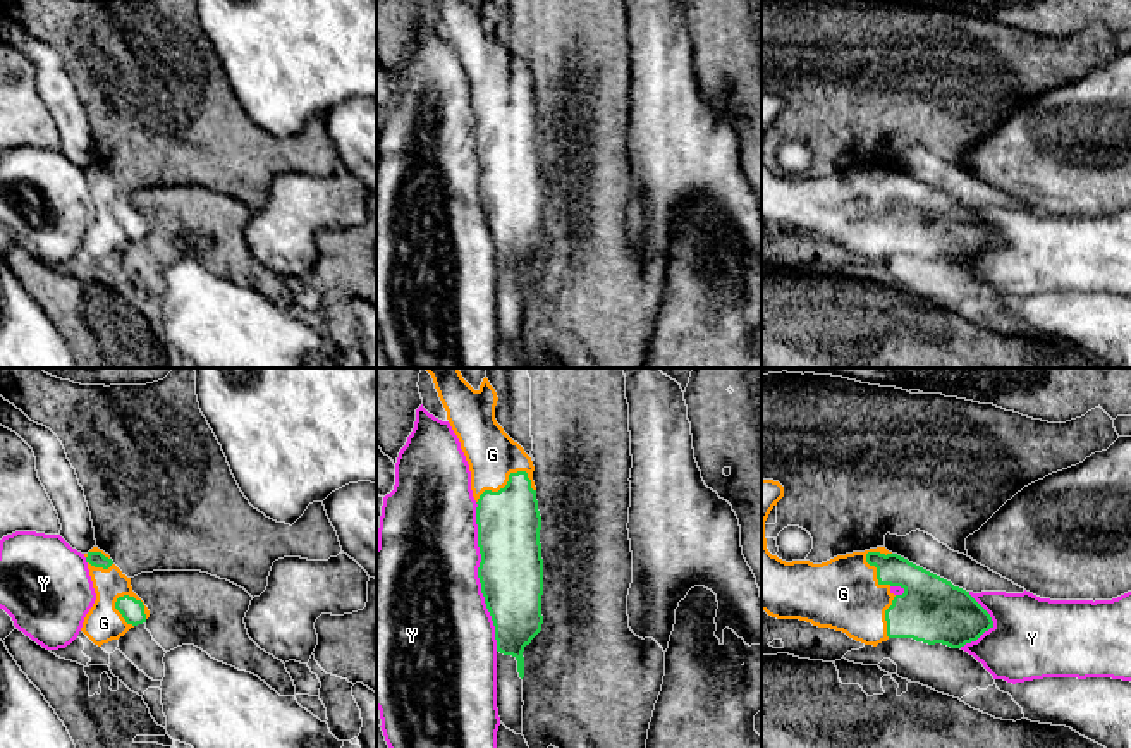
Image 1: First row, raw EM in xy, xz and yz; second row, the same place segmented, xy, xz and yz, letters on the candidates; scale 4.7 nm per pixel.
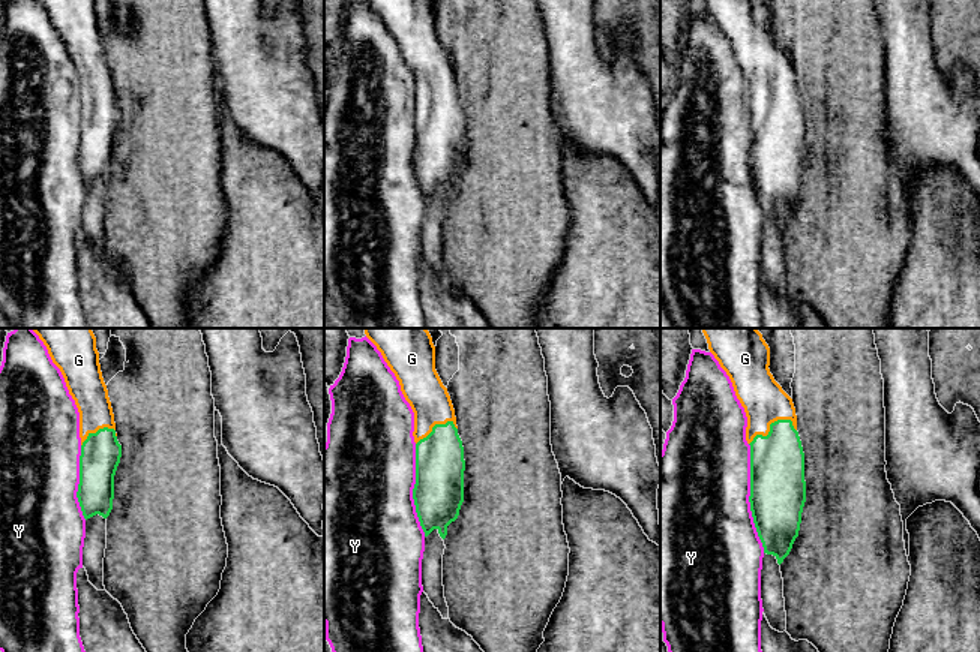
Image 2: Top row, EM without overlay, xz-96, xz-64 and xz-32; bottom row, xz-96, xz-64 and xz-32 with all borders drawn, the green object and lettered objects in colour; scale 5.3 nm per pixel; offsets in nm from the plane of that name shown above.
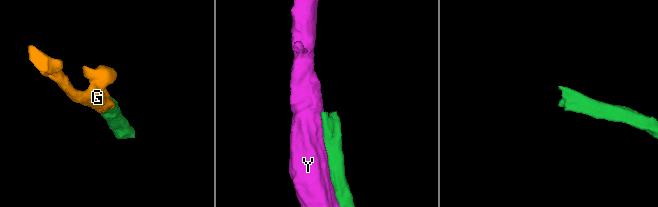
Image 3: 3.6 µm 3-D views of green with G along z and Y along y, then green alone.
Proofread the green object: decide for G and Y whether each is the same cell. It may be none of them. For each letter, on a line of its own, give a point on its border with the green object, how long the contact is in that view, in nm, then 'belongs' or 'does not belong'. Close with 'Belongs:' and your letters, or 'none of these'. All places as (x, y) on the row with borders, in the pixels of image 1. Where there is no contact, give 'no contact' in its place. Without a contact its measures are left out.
G: meets green in xz at (509, 478); contact 280 nm long; belongs
Y: meets green in xz at (478, 576); contact 700 nm long; does not belong
Belongs: G

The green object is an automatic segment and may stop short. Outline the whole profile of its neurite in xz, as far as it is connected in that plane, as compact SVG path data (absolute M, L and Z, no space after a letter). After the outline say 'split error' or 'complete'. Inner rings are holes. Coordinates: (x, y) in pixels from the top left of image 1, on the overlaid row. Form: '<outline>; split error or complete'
M426 368L447 420L461 442L471 471L471 490L478 504L478 547L481 562L478 578L486 609L495 626L497 652L517 660L519 677L524 677L524 647L541 631L543 559L541 516L538 511L533 461L495 420L497 392L485 377L474 390L459 368Z; split error

